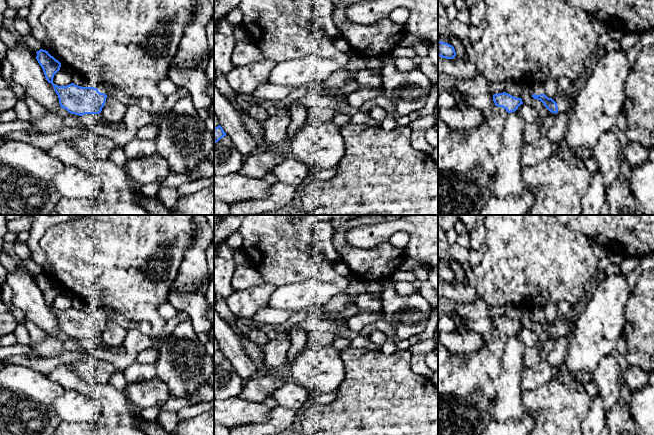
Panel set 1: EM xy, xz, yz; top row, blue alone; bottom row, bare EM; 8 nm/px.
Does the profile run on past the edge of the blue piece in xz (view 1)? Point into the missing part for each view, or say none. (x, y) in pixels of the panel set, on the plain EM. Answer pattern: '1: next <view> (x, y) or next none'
1: next none

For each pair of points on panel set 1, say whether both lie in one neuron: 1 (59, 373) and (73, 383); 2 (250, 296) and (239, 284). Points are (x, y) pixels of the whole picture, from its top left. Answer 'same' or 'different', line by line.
1: same
2: different

